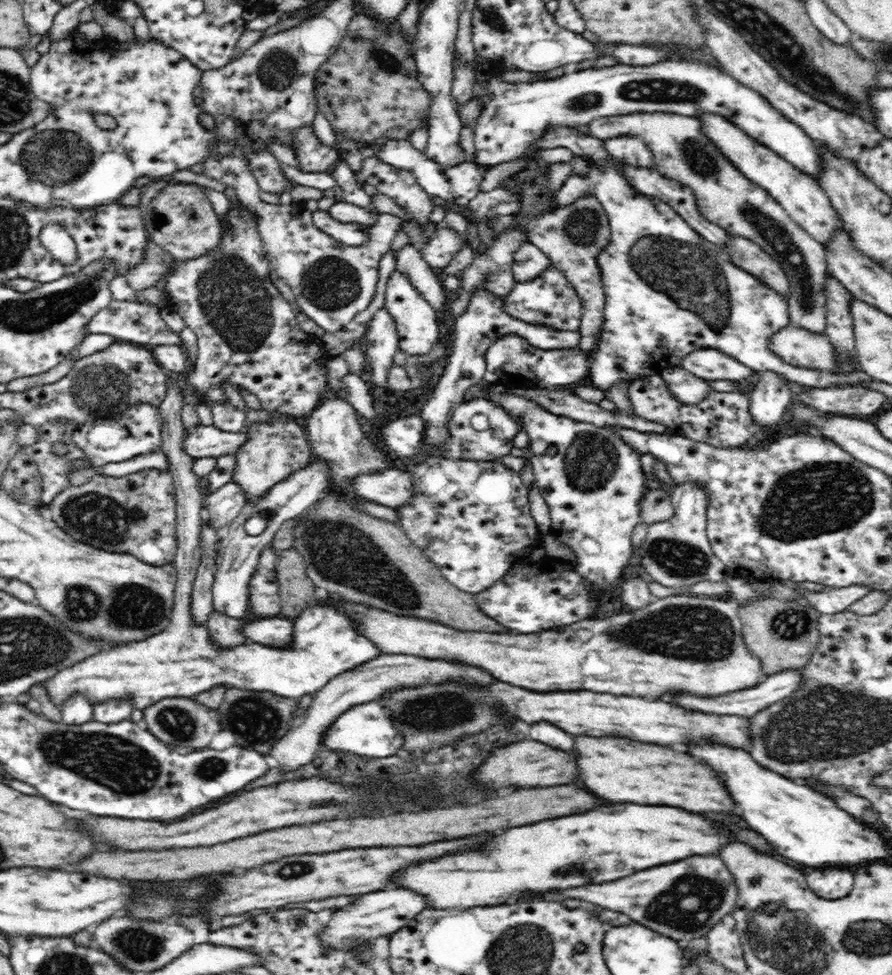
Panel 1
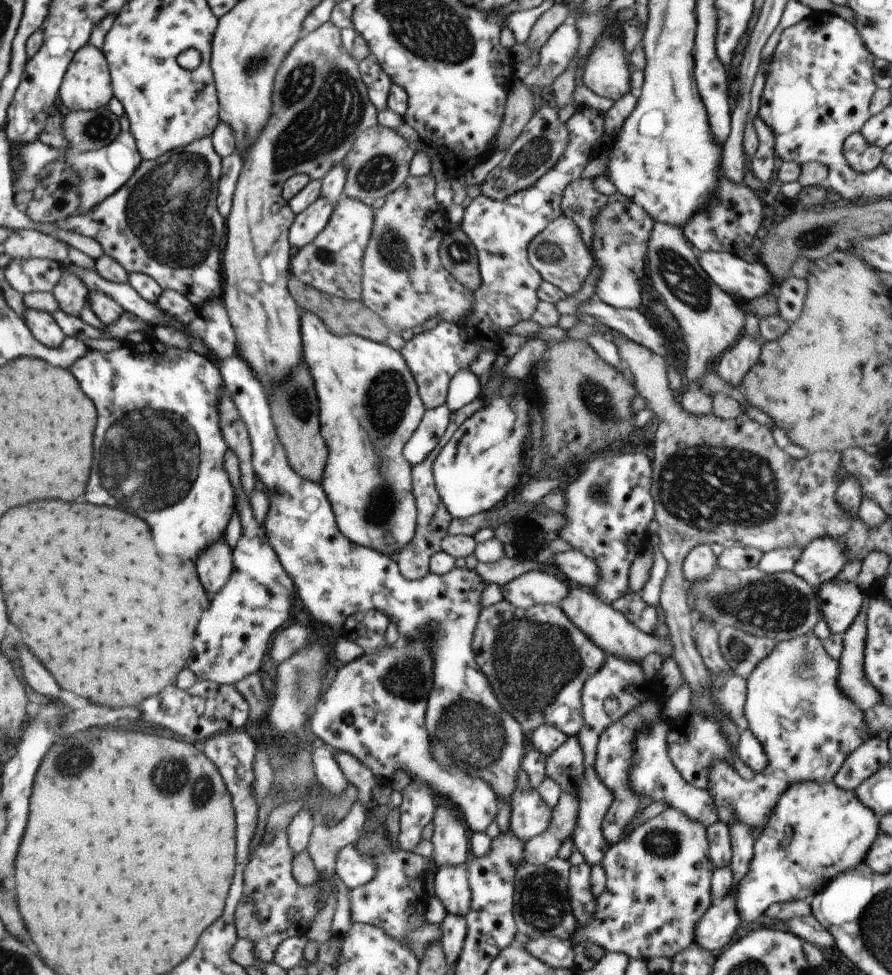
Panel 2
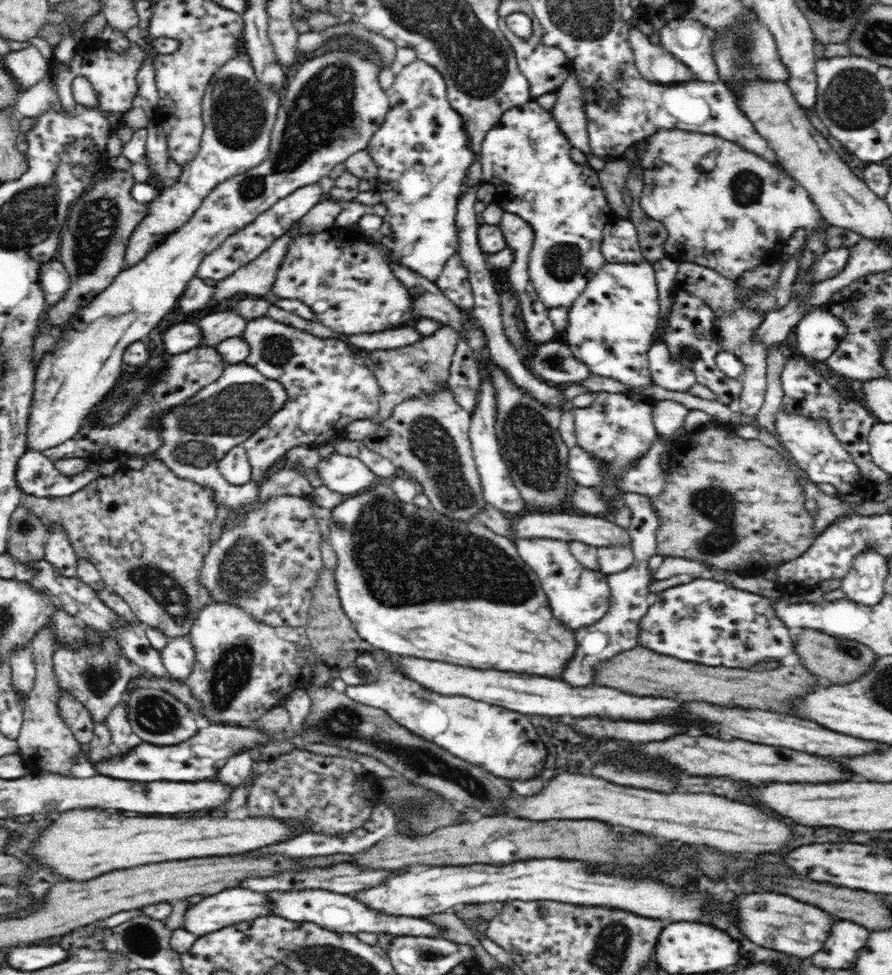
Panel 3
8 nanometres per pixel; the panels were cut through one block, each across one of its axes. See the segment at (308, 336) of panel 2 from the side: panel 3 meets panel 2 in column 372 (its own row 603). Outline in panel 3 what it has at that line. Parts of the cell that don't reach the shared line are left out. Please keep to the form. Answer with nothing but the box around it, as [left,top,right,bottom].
[328,481,576,678]

